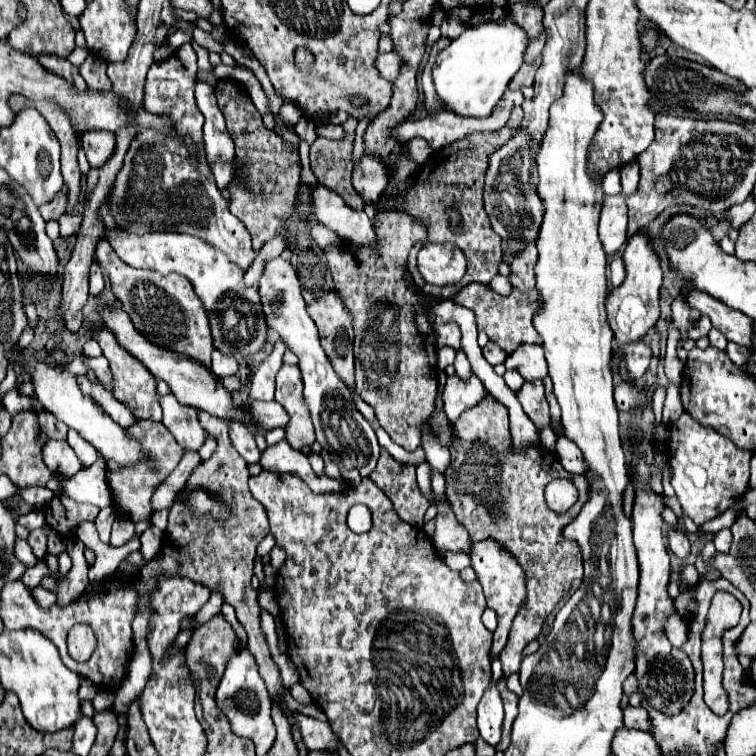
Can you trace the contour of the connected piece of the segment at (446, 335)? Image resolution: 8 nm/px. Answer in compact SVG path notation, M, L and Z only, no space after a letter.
M449 321L449 323L443 323L437 327L437 347L453 347L455 351L461 347L461 331L457 327L455 321Z

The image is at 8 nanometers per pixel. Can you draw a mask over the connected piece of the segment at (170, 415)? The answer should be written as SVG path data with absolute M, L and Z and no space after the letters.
M173 393L161 397L161 407L163 407L163 425L175 437L175 441L187 451L199 451L207 439L207 433L199 423L197 411L193 407L177 403Z

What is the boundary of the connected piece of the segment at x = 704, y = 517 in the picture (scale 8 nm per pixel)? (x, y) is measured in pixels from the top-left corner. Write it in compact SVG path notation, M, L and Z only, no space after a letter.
M685 413L671 425L669 435L669 465L673 473L671 485L683 512L701 526L735 505L737 499L747 491L751 453L739 449L731 443L731 439L715 433L711 427L703 427Z

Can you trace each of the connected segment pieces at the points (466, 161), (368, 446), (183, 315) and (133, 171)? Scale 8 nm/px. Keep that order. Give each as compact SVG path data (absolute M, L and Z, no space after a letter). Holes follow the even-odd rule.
M513 107L511 117L507 125L499 131L483 131L483 133L471 133L461 141L451 143L449 147L435 151L419 169L415 187L409 189L407 195L399 197L399 201L405 205L407 213L413 217L419 217L429 227L429 243L455 243L467 259L467 271L463 279L459 281L459 289L469 285L471 281L489 283L497 275L497 267L503 259L501 253L501 239L499 235L489 227L487 213L483 209L483 177L487 169L487 157L505 145L517 131L517 125L523 119L521 107ZM449 209L455 209L461 217L461 227L455 233L451 229L451 217Z
M275 257L265 263L259 293L269 329L275 329L279 337L287 343L287 347L299 357L299 369L303 373L303 385L305 385L303 395L311 413L311 421L315 425L317 443L339 465L343 481L347 485L357 485L359 481L369 477L377 465L379 459L377 437L371 425L365 421L365 417L355 409L351 391L345 385L339 385L339 377L333 373L333 367L327 361L327 355L319 343L317 327L315 323L309 321L309 315L305 311L305 301L301 297L301 283L287 257Z
M99 241L97 261L109 273L115 297L123 303L123 311L129 315L131 323L135 325L135 329L141 331L141 335L145 335L151 343L159 347L187 355L189 359L201 363L207 369L211 367L211 353L215 349L213 349L207 313L199 297L195 295L193 285L185 277L171 273L163 279L155 279L155 283L149 277L143 279L141 271L123 263L107 241Z
M153 129L139 131L109 193L109 207L115 227L121 231L137 235L149 231L189 233L221 249L241 269L247 269L255 259L249 231L231 215L227 201L215 187L205 155L191 157L179 137L163 137Z

